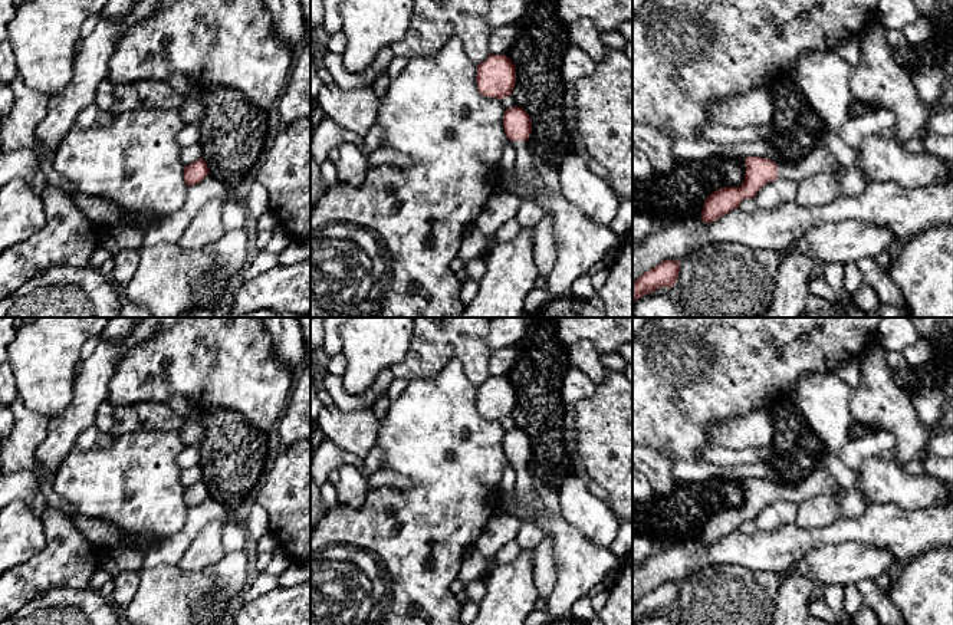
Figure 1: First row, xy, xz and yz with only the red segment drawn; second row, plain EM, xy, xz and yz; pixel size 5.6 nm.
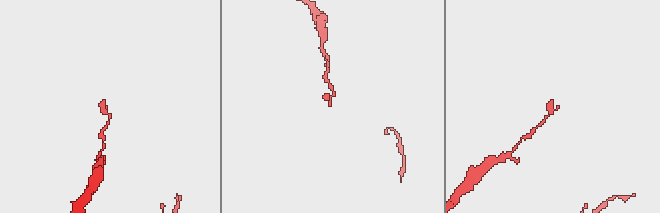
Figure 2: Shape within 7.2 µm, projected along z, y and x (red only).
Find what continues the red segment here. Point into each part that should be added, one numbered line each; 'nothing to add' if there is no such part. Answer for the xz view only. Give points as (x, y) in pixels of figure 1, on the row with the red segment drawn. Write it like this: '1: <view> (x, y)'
1: xz (544, 239)

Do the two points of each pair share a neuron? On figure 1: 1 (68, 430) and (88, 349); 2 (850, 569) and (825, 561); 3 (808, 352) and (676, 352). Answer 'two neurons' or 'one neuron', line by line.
1: two neurons
2: one neuron
3: one neuron

